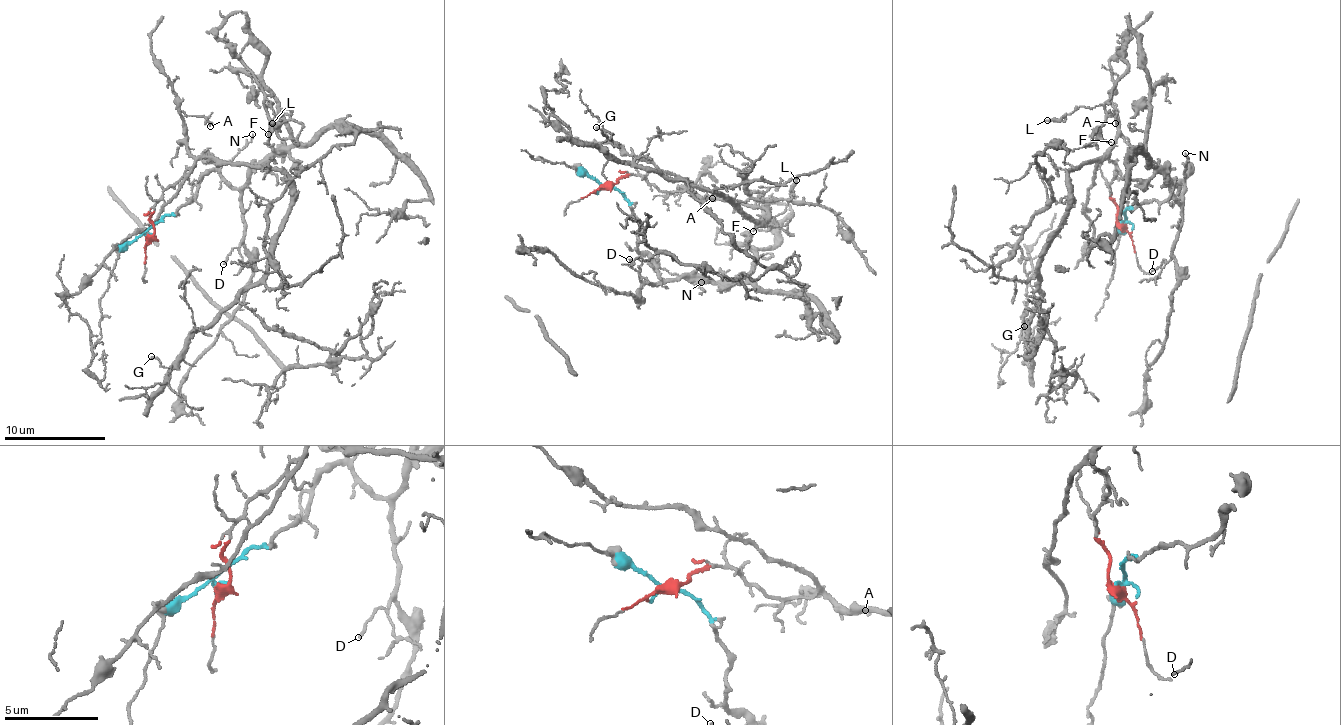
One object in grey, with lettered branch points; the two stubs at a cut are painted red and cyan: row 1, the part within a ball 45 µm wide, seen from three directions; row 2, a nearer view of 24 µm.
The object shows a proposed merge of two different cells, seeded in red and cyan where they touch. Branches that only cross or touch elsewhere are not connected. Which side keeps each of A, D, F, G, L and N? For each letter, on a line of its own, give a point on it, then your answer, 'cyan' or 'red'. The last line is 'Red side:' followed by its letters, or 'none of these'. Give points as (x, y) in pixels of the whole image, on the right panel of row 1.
A: at (1115, 123); red
D: at (1152, 271); cyan
F: at (1111, 142); cyan
G: at (1024, 326); red
L: at (1047, 120); cyan
N: at (1185, 153); cyan
Red side: A, G

